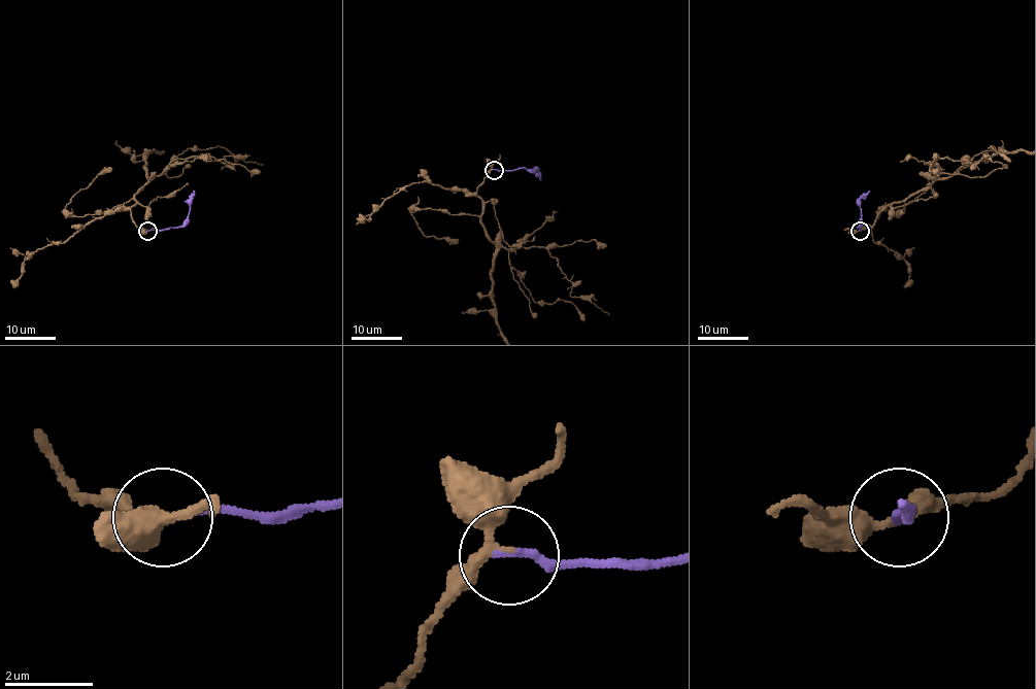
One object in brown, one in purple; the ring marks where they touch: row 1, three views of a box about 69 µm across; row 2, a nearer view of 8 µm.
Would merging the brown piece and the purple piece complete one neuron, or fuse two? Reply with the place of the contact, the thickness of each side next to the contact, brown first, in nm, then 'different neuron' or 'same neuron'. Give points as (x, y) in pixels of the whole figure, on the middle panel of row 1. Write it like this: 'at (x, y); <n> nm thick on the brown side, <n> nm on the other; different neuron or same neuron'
at (494, 170); 240 nm thick on the brown side, 200 nm on the other; same neuron

